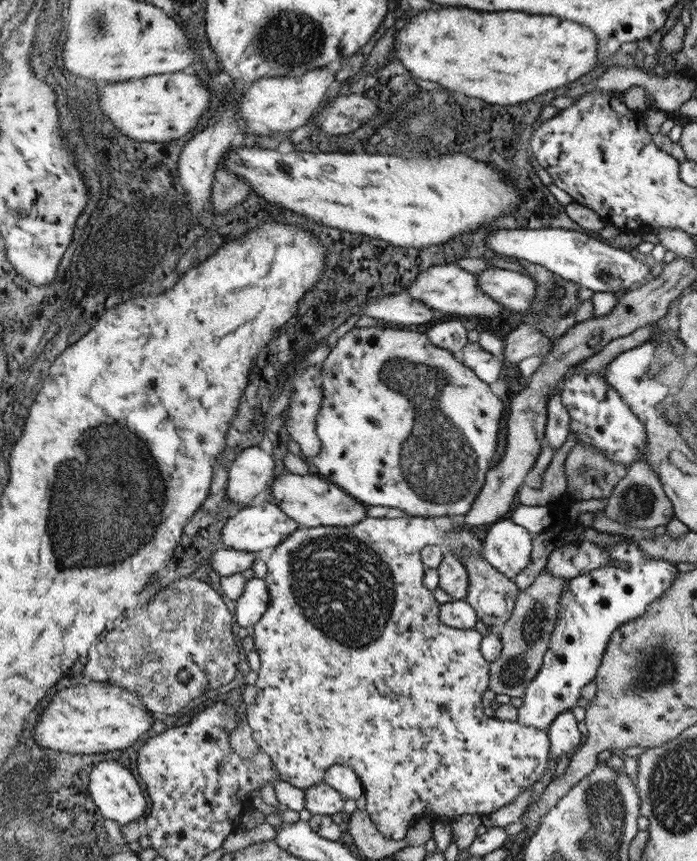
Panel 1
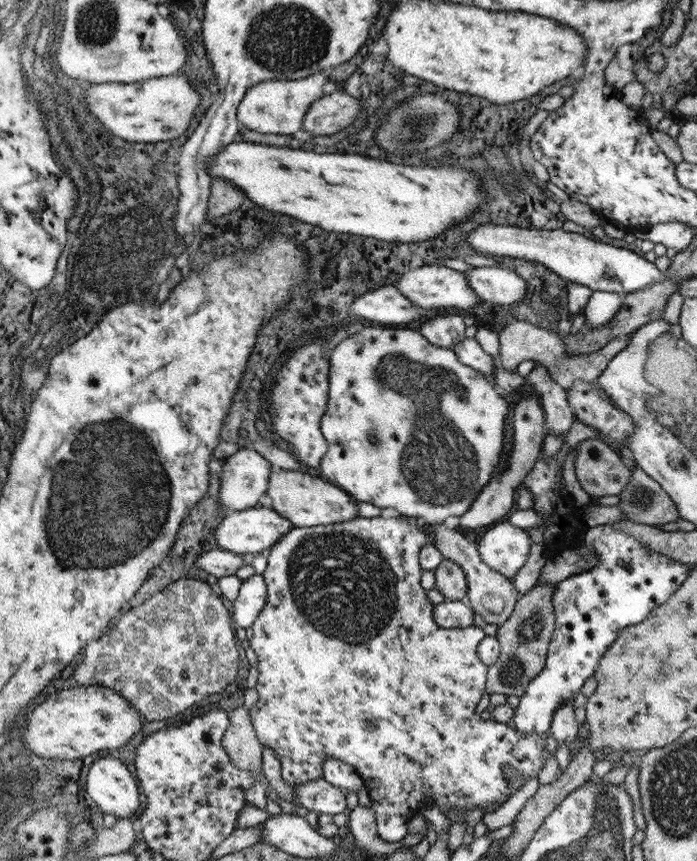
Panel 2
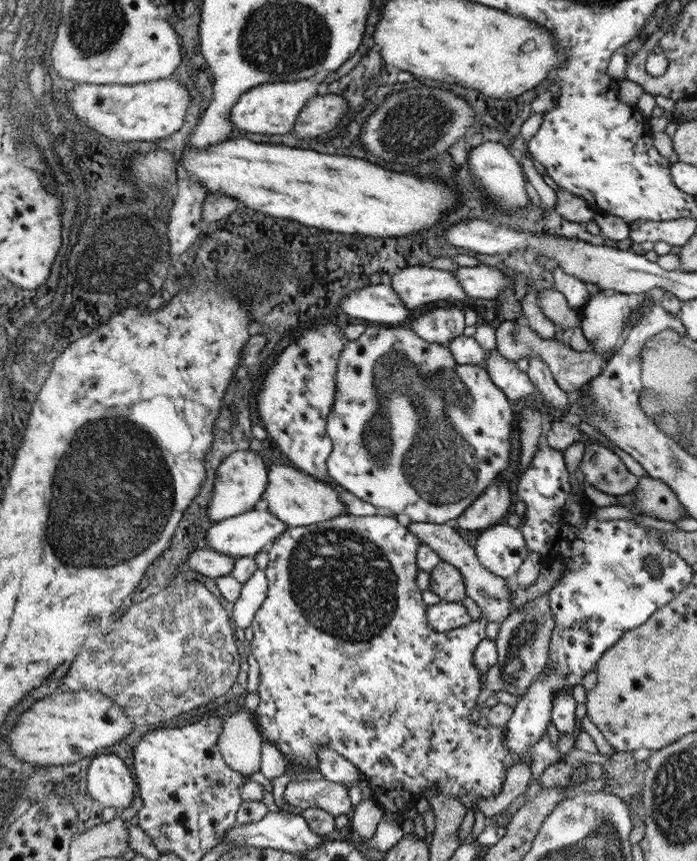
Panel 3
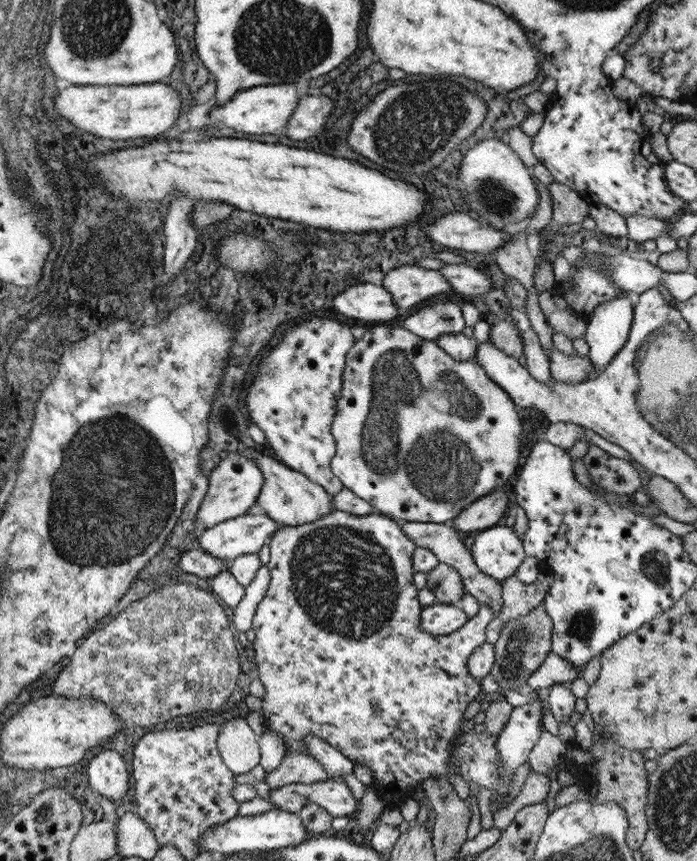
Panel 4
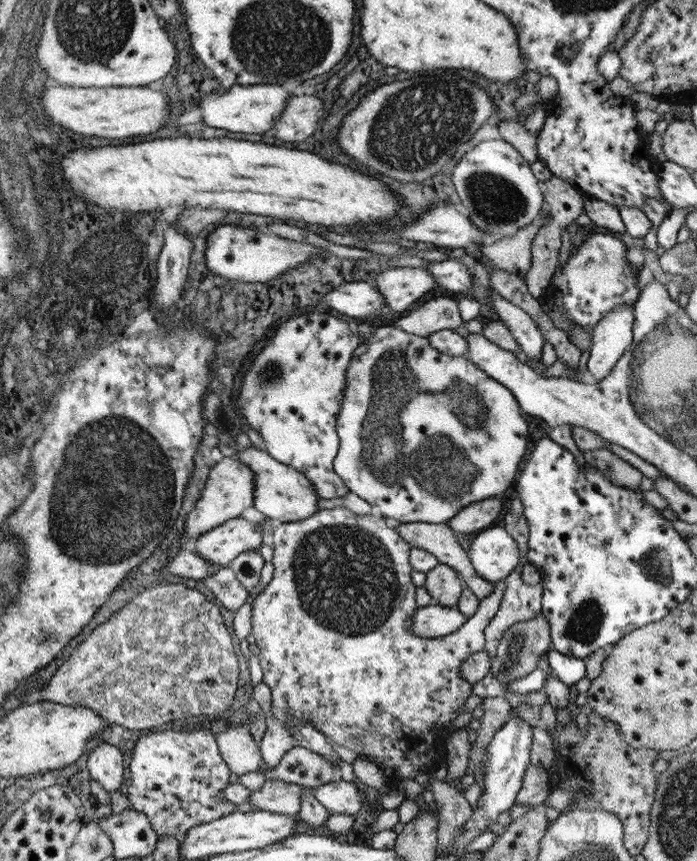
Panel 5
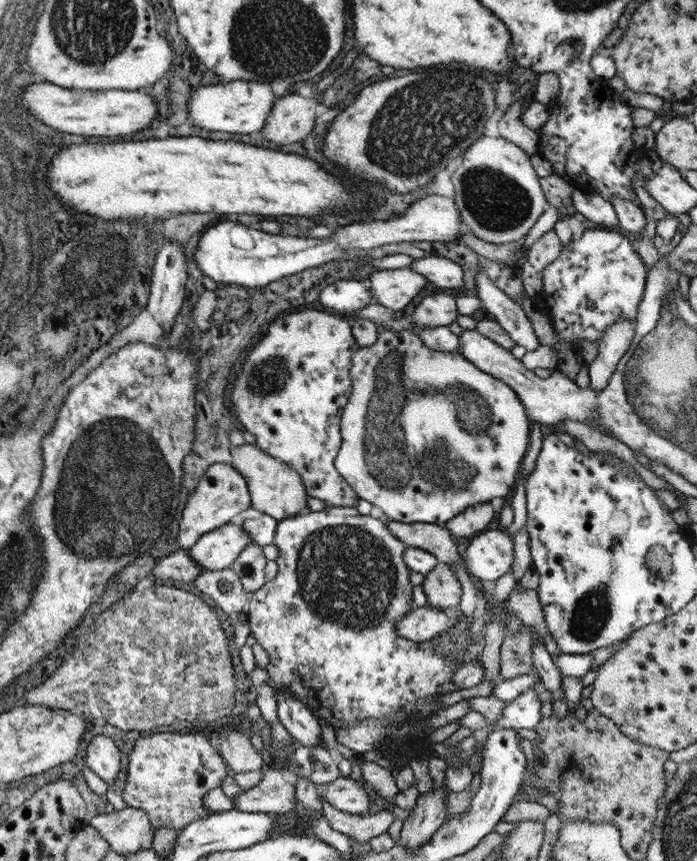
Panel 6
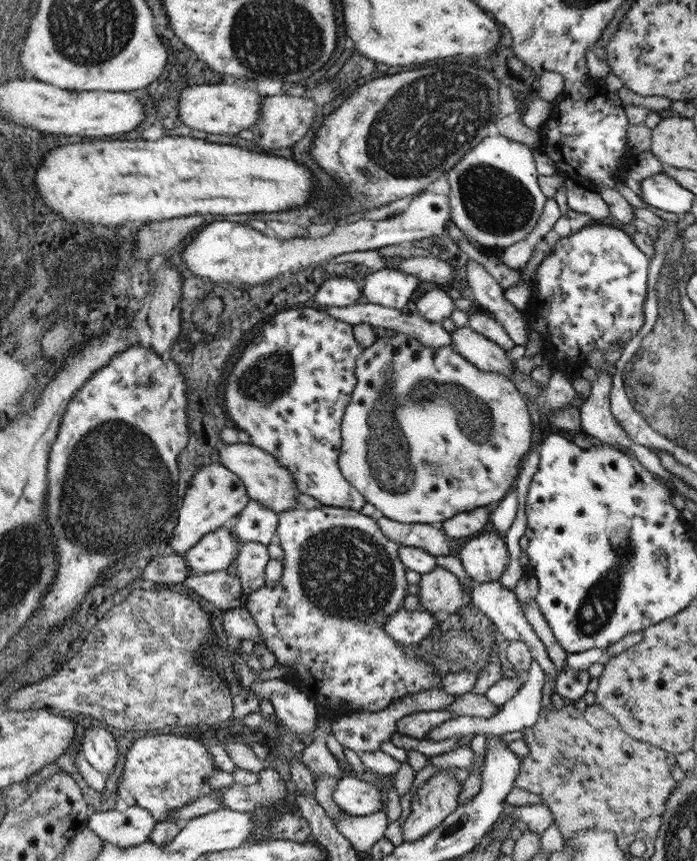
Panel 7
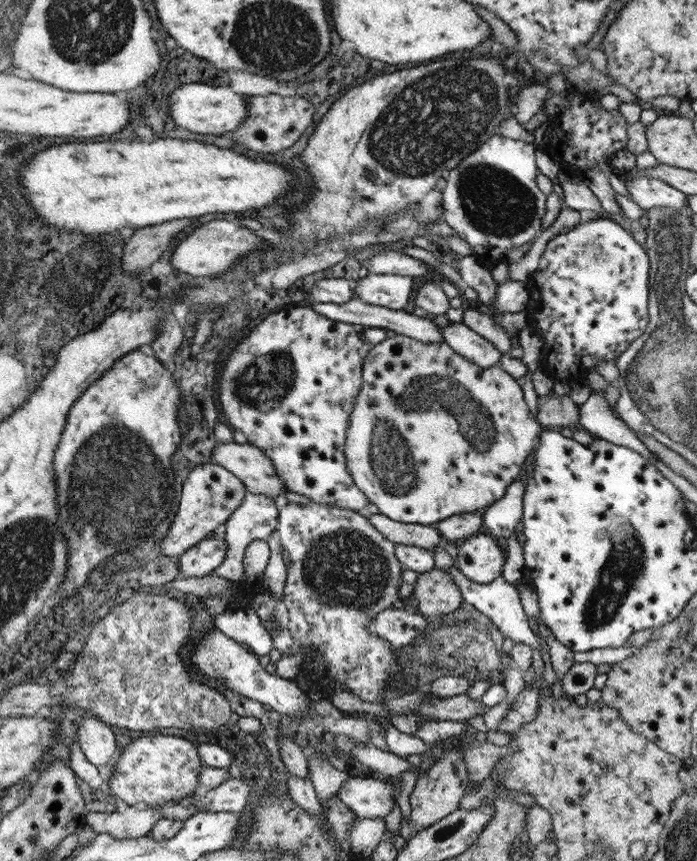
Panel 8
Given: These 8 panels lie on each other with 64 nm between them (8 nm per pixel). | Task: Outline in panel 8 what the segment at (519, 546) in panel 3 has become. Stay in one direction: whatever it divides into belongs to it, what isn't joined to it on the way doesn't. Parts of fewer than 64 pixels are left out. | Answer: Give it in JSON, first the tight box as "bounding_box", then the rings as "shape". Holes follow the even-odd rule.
{"bounding_box":[455,534,505,584],"shape":[[[487,534],[471,536],[457,548],[455,562],[467,580],[475,584],[489,584],[503,574],[505,550],[499,540]]]}

